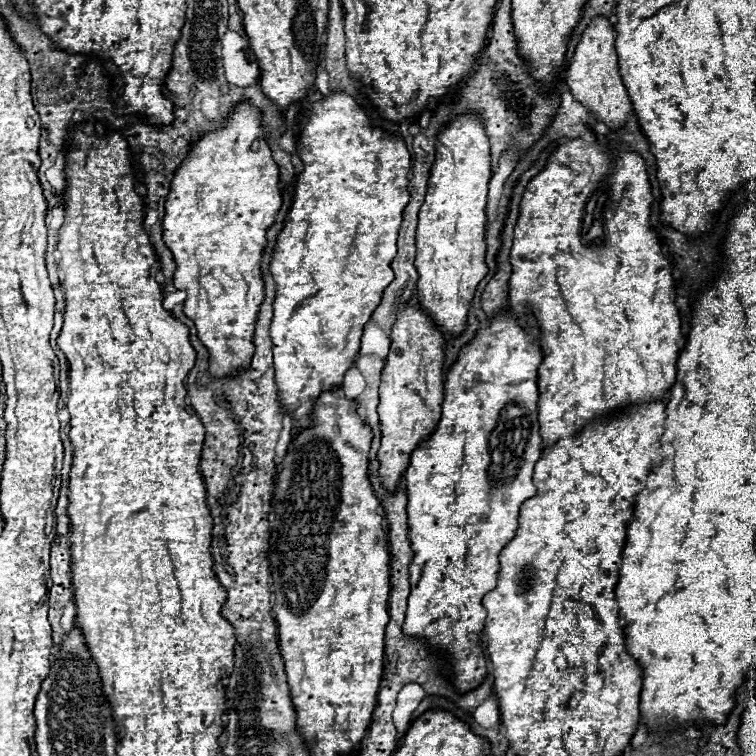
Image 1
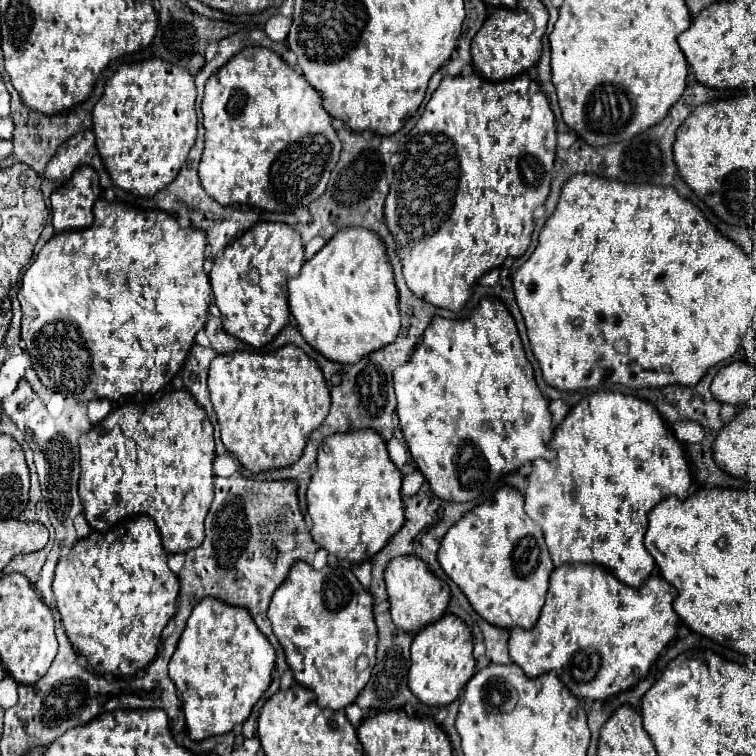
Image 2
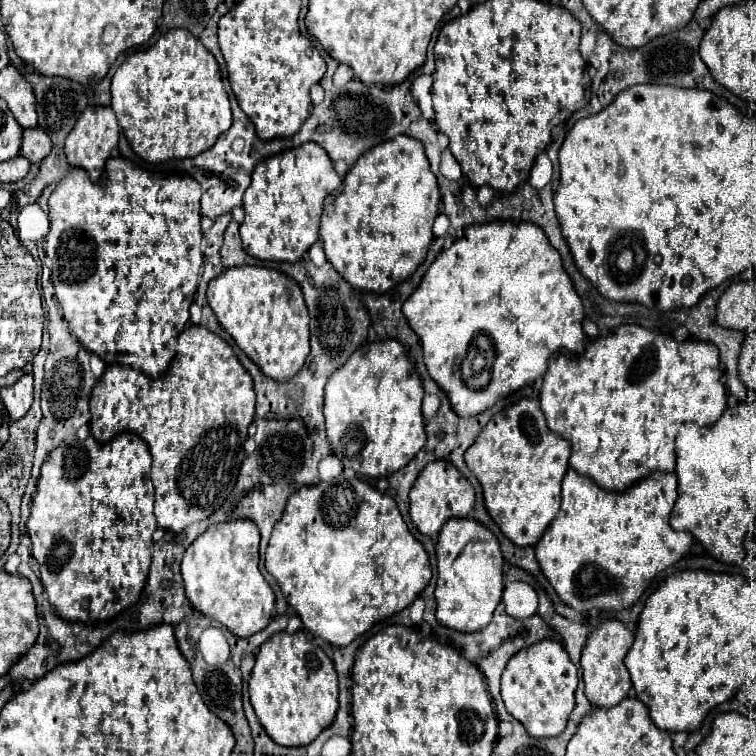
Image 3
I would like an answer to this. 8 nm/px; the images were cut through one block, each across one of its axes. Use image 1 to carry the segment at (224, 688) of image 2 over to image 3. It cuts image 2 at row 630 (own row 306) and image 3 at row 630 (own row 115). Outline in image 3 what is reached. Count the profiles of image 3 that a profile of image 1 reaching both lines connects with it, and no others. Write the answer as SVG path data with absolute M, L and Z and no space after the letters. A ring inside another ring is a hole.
M238 518L220 522L198 536L184 552L182 578L192 606L208 618L218 620L232 634L248 638L266 628L274 612L274 592L258 570L260 532L252 520Z

